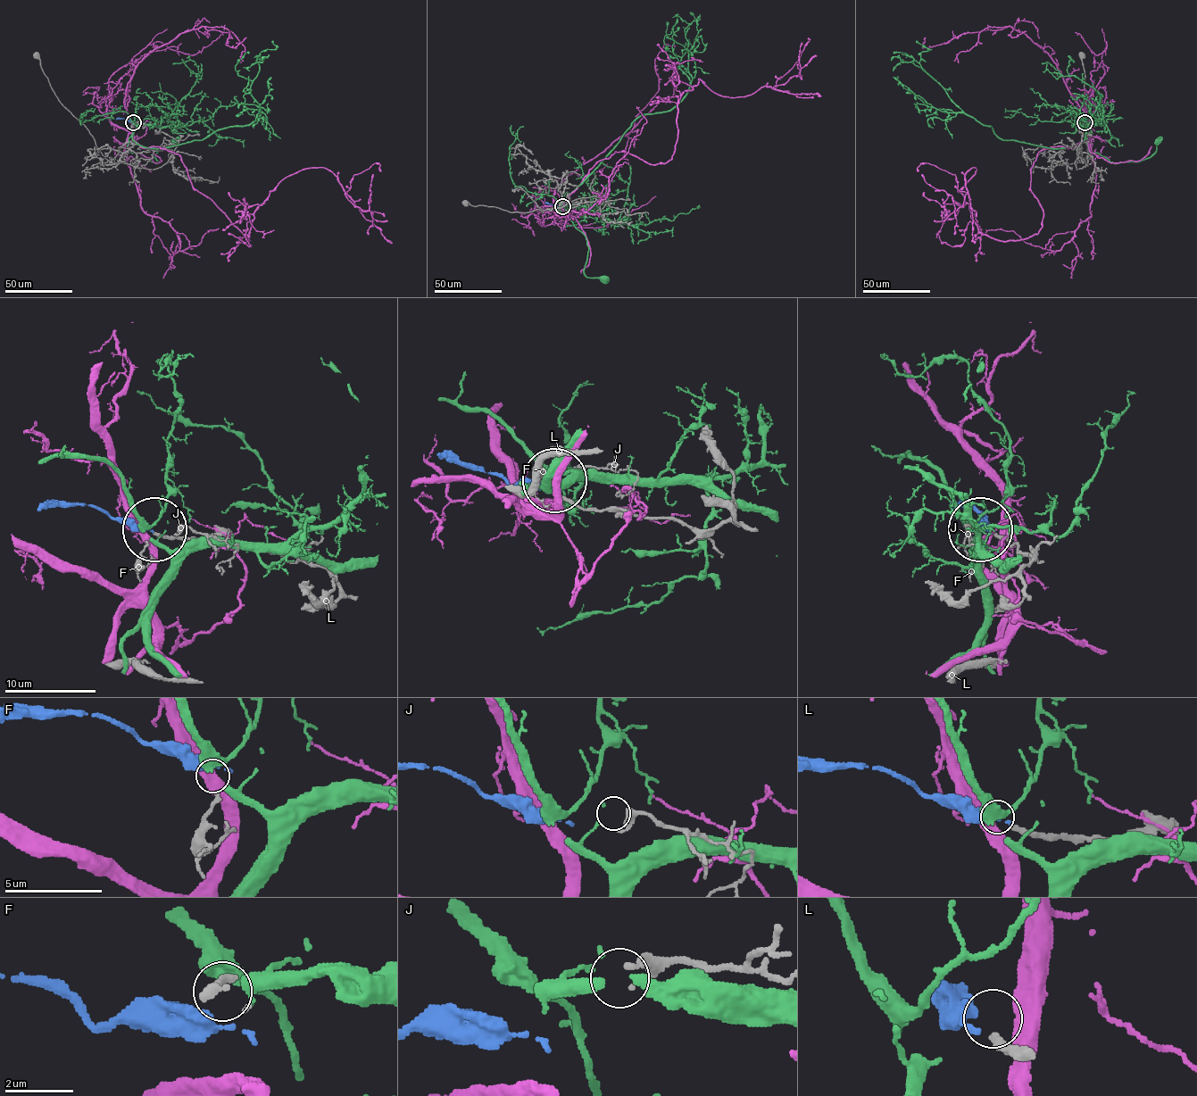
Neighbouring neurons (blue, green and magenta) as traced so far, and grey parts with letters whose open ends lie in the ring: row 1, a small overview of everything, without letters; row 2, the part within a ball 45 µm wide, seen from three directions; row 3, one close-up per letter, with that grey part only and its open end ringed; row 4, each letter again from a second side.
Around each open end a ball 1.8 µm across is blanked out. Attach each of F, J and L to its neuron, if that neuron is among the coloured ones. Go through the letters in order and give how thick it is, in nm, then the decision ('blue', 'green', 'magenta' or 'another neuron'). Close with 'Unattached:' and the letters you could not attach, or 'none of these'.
F: calibre 200 nm; another neuron
J: calibre 120 nm; another neuron
L: calibre 240 nm; blue
Unattached: F, J

